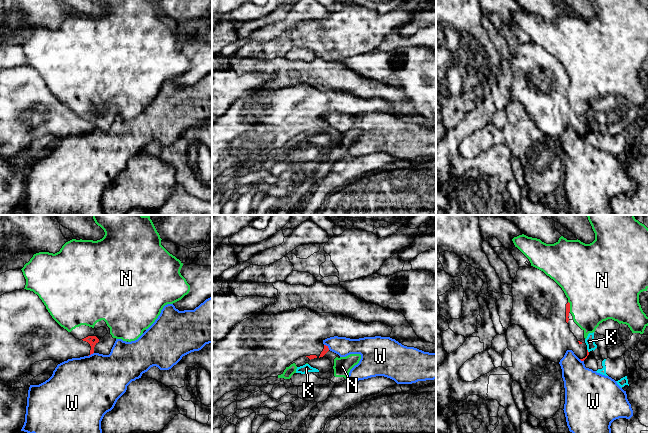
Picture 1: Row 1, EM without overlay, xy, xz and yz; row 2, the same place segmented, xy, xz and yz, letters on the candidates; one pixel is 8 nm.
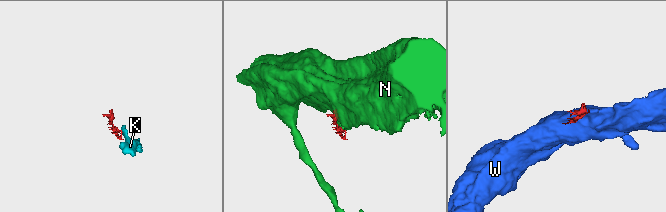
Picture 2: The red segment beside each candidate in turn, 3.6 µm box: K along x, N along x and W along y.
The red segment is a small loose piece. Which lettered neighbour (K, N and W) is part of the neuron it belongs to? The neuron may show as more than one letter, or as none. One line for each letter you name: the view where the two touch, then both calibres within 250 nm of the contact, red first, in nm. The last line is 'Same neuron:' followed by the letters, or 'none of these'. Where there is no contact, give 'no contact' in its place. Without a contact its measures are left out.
Same neuron: none of these

